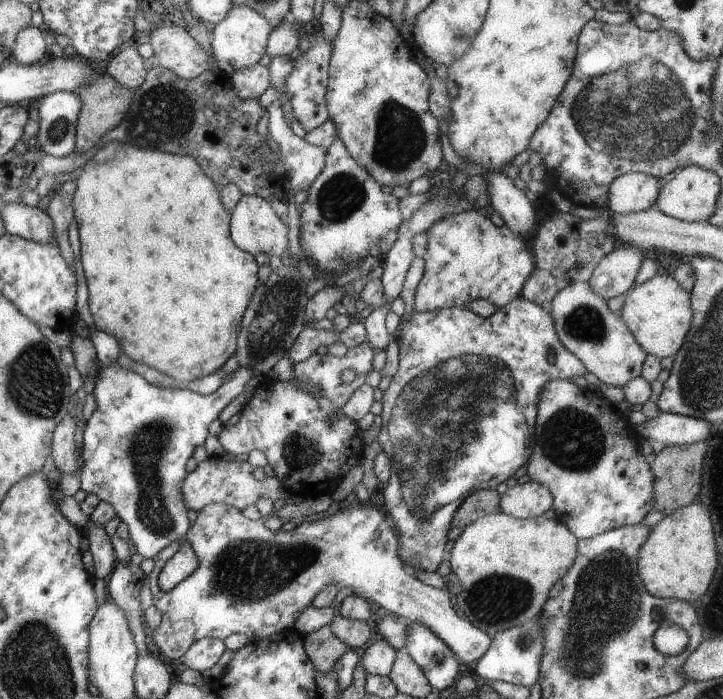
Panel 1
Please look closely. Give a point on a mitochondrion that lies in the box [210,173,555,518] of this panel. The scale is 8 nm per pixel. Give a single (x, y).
(275, 317)

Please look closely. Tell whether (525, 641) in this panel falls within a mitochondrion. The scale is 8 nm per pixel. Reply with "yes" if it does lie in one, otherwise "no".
yes

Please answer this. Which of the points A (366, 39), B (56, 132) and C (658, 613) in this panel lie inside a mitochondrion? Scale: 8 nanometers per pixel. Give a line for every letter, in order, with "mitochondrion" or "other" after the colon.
A: other
B: mitochondrion
C: mitochondrion

